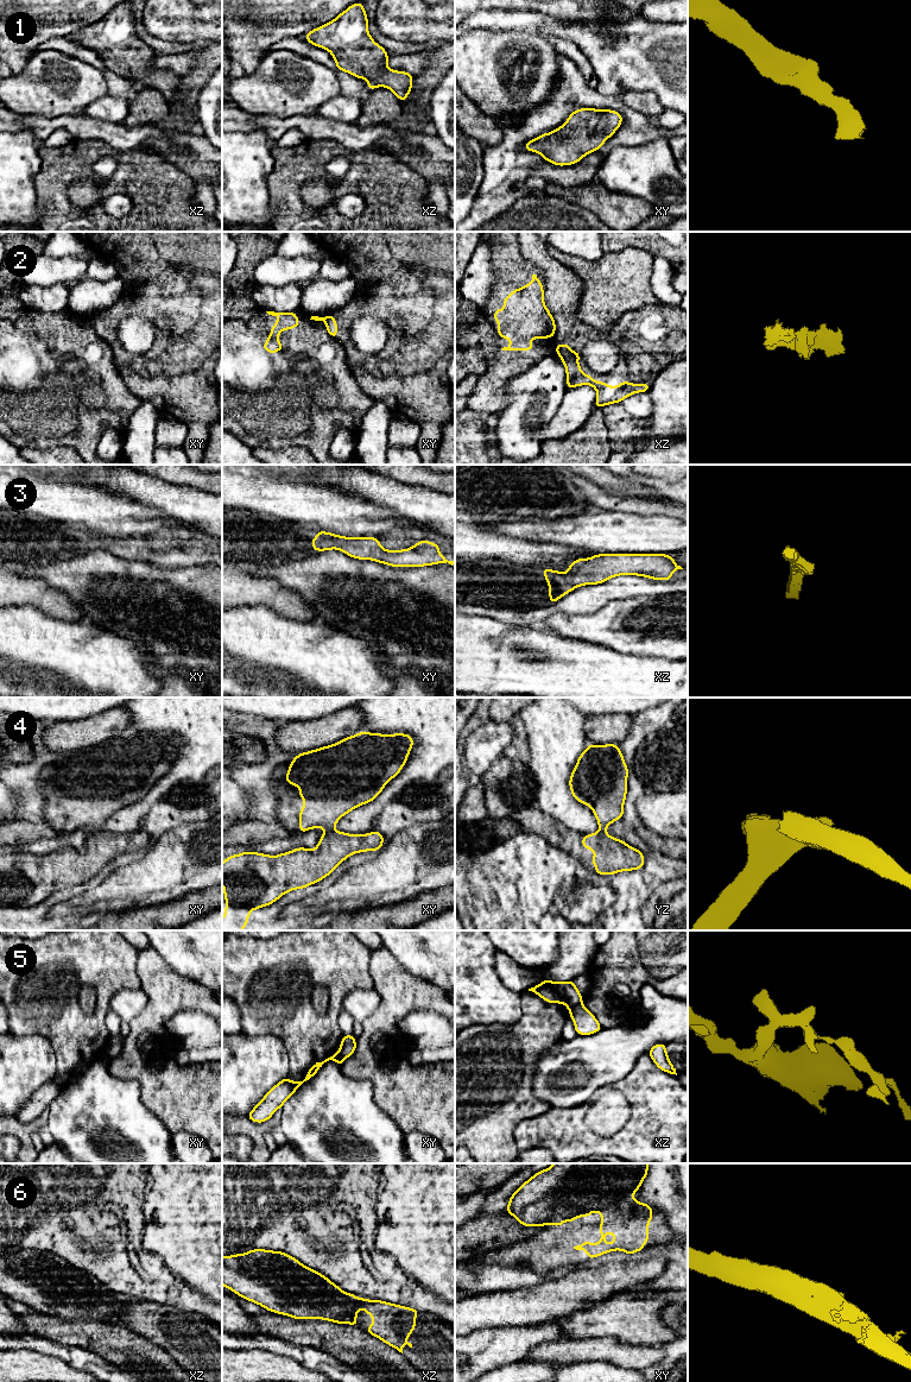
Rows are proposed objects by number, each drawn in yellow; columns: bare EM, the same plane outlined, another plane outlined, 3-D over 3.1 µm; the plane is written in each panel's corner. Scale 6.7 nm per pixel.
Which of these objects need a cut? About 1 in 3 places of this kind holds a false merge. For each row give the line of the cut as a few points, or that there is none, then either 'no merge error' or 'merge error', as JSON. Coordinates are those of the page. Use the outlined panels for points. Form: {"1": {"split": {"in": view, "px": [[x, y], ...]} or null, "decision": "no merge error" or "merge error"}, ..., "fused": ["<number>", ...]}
{"1": {"split": null, "decision": "no merge error"}, "2": {"split": {"in": "xy", "px": [[322, 317], [323, 321]]}, "decision": "merge error"}, "3": {"split": null, "decision": "no merge error"}, "4": {"split": {"in": "xy", "px": [[333, 828], [327, 831]]}, "decision": "merge error"}, "5": {"split": {"in": "xz", "px": [[581, 1002], [569, 1010]]}, "decision": "merge error"}, "6": {"split": {"in": "xy", "px": [[630, 1196], [605, 1206], [582, 1211], [550, 1223]]}, "decision": "merge error"}, "fused": ["2", "4", "5", "6"]}

